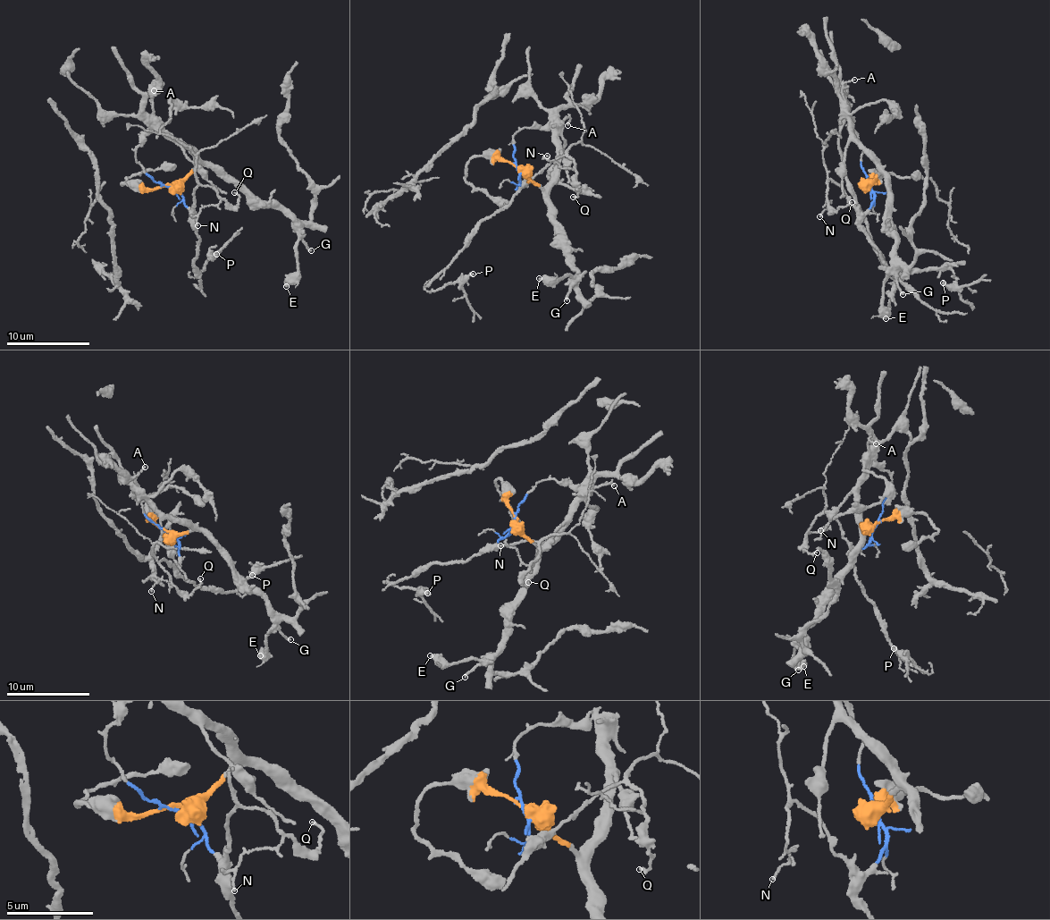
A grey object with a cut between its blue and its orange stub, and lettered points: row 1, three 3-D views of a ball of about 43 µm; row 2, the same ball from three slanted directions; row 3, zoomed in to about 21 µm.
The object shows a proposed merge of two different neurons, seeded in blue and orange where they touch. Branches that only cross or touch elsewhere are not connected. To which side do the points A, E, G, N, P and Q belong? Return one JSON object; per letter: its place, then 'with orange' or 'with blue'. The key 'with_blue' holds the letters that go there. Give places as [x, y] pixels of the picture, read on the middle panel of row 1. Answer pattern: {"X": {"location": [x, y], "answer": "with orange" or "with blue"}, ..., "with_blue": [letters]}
{"A": {"location": [567, 125], "answer": "with blue"}, "E": {"location": [539, 278], "answer": "with orange"}, "G": {"location": [566, 300], "answer": "with orange"}, "N": {"location": [547, 156], "answer": "with blue"}, "P": {"location": [473, 274], "answer": "with blue"}, "Q": {"location": [573, 197], "answer": "with blue"}, "with_blue": ["A", "N", "P", "Q"]}

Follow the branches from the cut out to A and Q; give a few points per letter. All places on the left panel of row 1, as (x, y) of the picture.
A: (169, 186), (145, 173), (136, 158), (152, 111), (154, 91)
Q: (169, 186), (191, 209), (197, 188), (206, 186), (233, 206), (239, 199), (235, 193)

